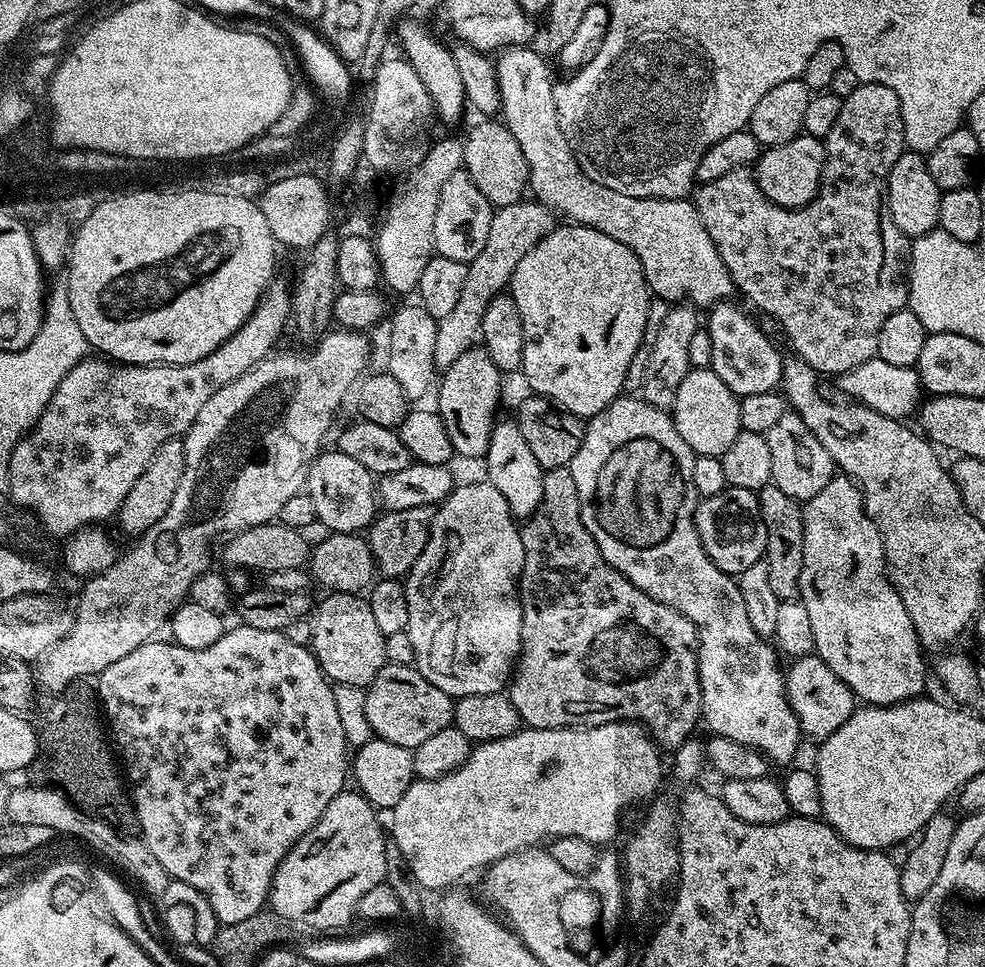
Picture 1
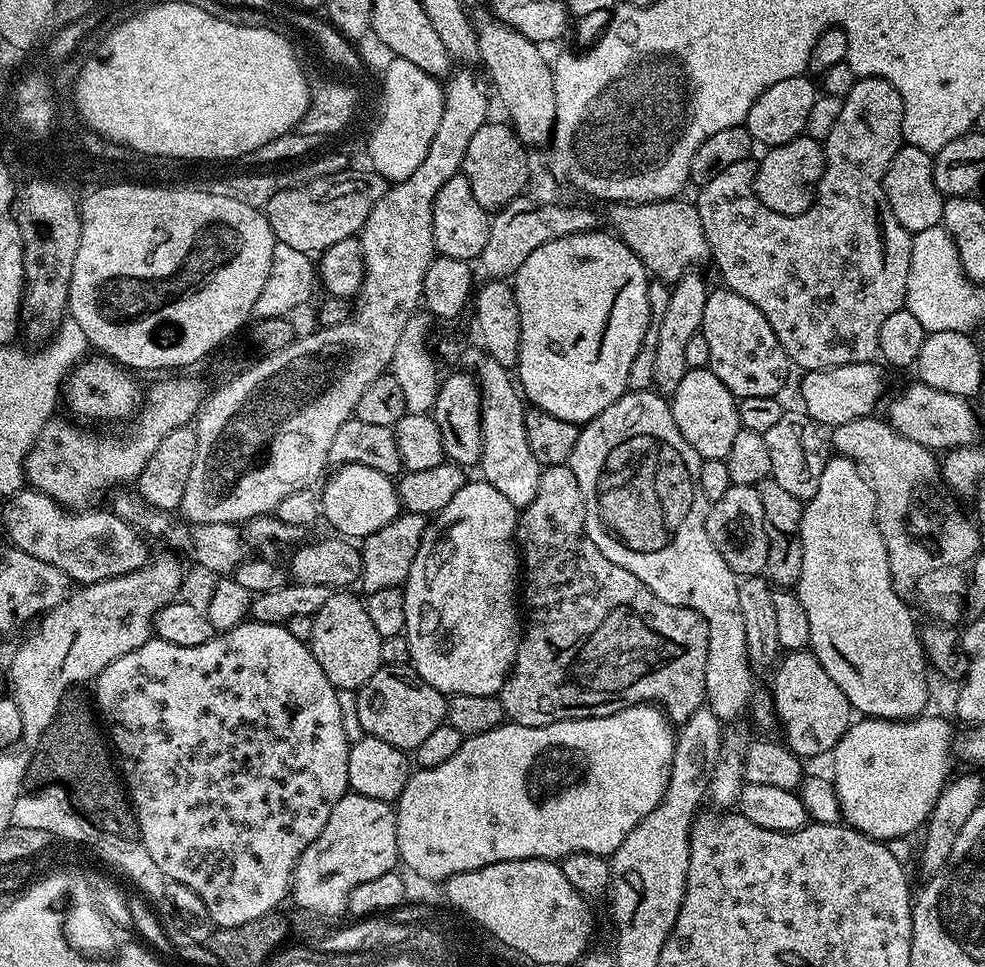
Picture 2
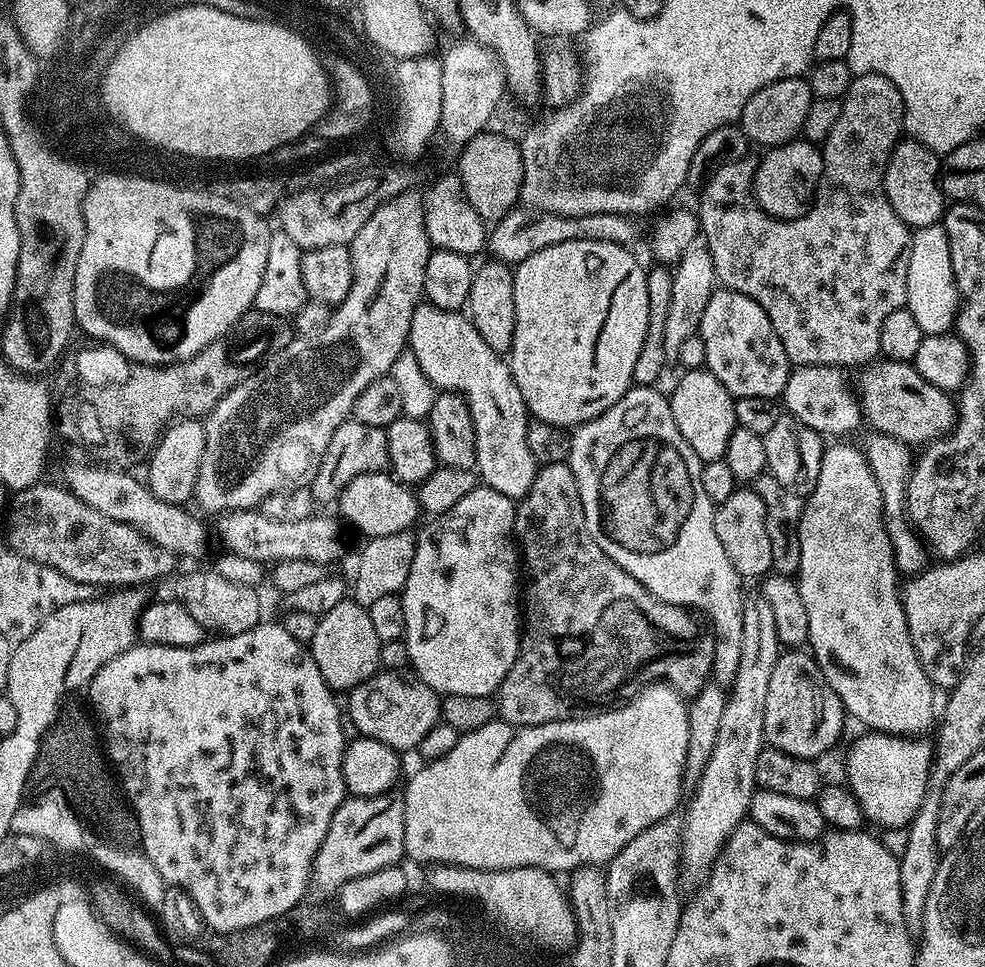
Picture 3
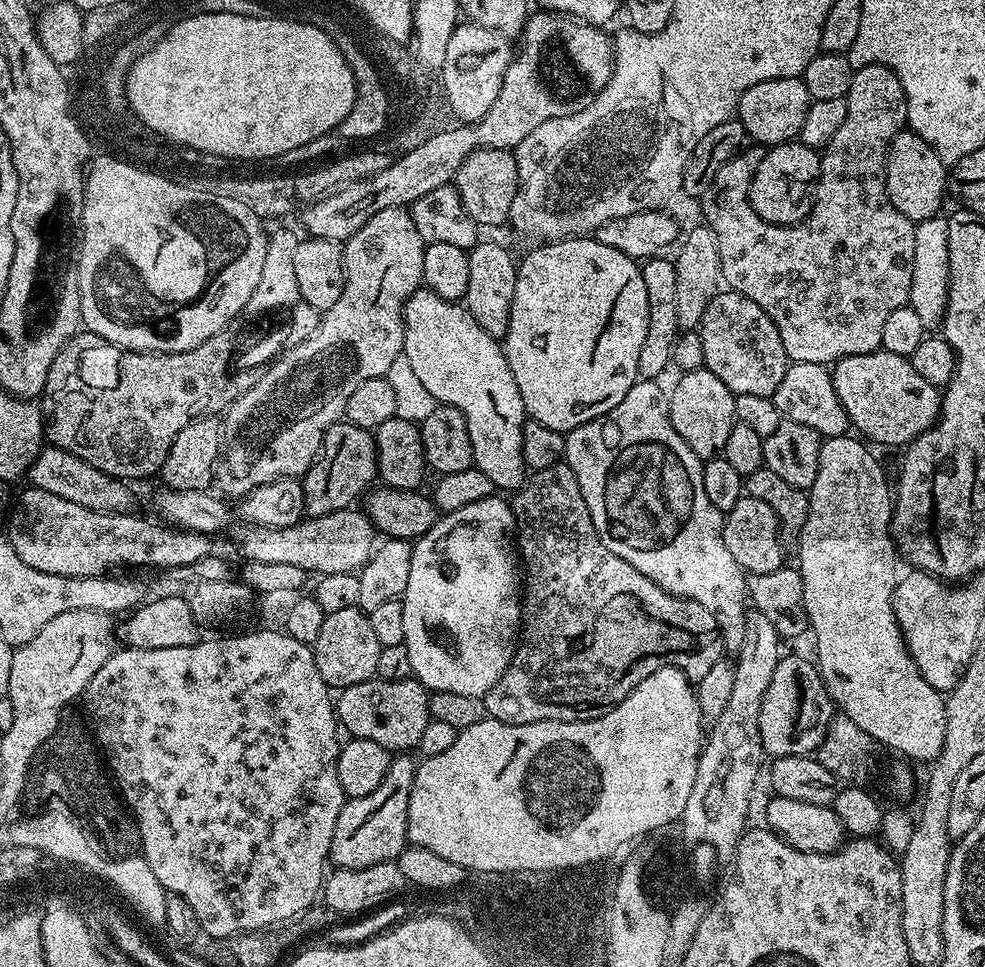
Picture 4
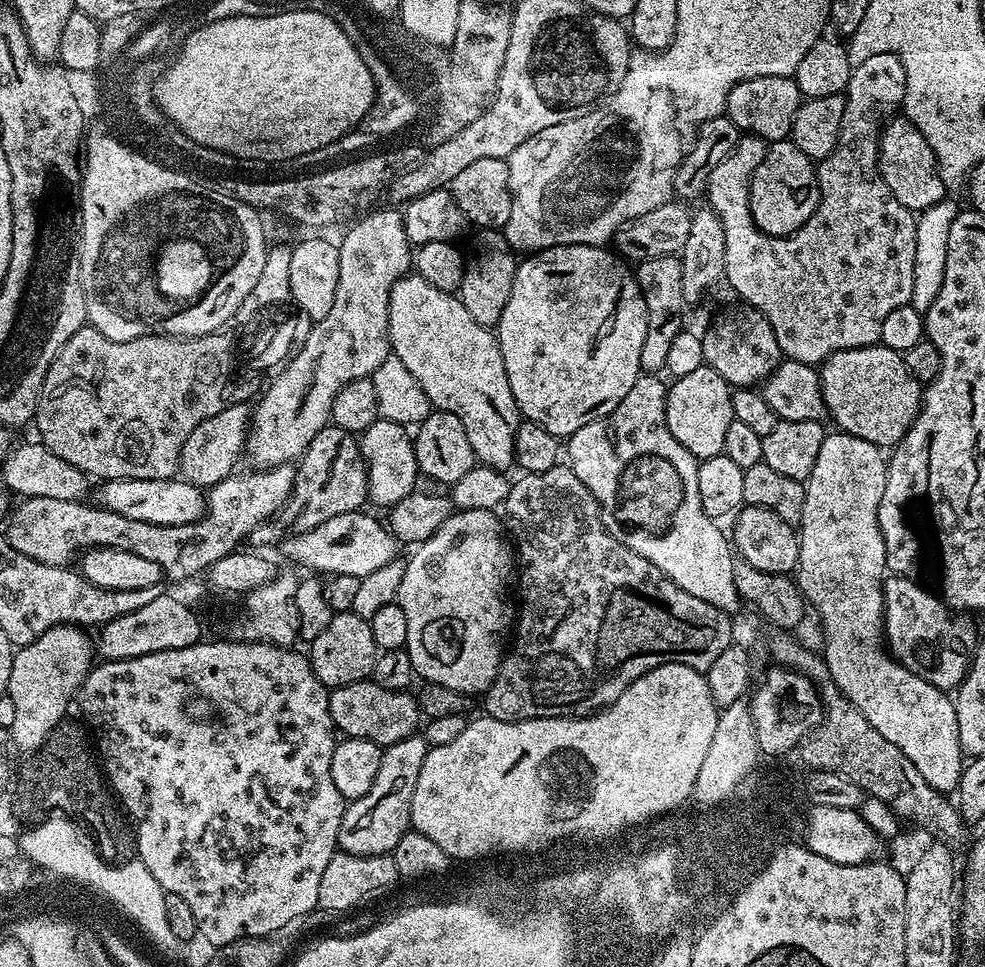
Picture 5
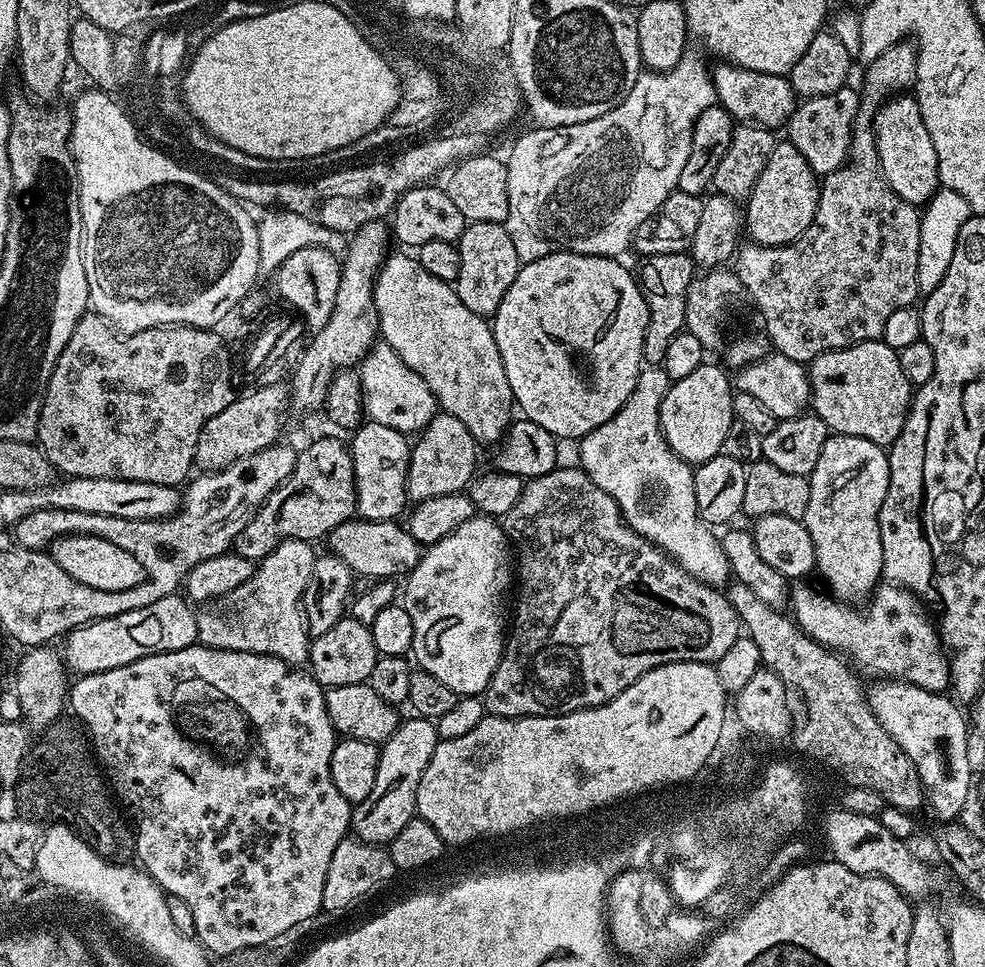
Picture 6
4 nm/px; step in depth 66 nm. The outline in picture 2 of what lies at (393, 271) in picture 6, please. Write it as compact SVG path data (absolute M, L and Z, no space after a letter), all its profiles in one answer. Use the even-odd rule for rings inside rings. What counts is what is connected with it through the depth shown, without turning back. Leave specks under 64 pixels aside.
M479 347L466 349L460 360L465 364L461 364L465 369L474 373L480 385L480 421L484 449L480 455L479 471L484 471L481 472L482 478L487 484L494 486L498 494L510 498L516 509L522 509L534 502L534 494L538 494L538 478L542 471L538 458L534 458L530 450L530 442L526 442L525 401L509 369L498 366L498 362L494 362L494 358L487 356Z

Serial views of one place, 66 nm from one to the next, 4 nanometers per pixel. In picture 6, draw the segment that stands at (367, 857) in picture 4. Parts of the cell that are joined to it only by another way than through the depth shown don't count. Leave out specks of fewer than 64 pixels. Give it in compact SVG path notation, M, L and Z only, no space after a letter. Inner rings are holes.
M423 718L405 719L394 730L392 737L384 741L380 748L378 778L374 778L374 790L366 794L361 804L352 810L351 831L356 839L367 844L387 846L416 816L416 795L418 782L426 774L426 766L434 754L438 743L435 723Z

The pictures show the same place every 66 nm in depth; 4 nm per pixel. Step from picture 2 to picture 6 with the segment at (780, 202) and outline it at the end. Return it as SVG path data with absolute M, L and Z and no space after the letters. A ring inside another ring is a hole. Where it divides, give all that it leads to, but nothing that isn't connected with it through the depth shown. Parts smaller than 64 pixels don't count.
M773 143L772 153L766 158L762 174L758 174L742 212L747 239L766 246L793 244L814 222L820 201L820 185L816 172L793 144Z

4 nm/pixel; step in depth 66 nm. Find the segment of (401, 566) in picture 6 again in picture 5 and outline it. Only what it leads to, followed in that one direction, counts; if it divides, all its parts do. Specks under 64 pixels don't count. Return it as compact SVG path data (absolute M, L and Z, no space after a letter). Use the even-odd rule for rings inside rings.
M361 510L338 514L322 522L322 526L314 526L314 530L285 535L278 545L278 551L294 563L312 568L308 570L316 574L328 572L332 576L356 575L361 578L374 574L374 570L382 570L382 566L397 559L398 541L383 519L375 520L366 513Z

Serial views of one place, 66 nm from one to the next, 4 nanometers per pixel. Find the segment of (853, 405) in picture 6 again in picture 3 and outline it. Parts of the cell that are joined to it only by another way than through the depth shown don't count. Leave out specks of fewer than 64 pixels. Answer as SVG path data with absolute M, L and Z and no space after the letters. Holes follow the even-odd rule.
M877 359L859 369L858 399L867 427L873 432L892 436L909 446L927 445L952 431L958 415L957 405L949 393L930 386L922 374L907 360Z

